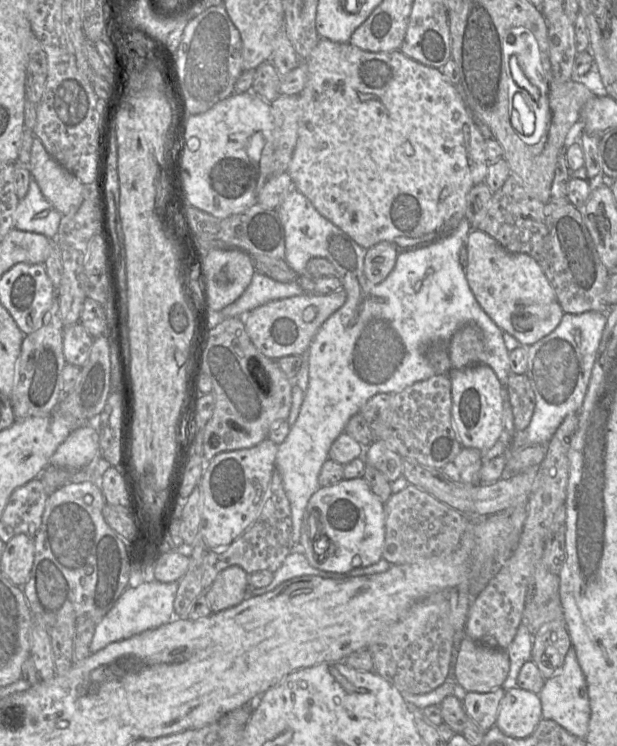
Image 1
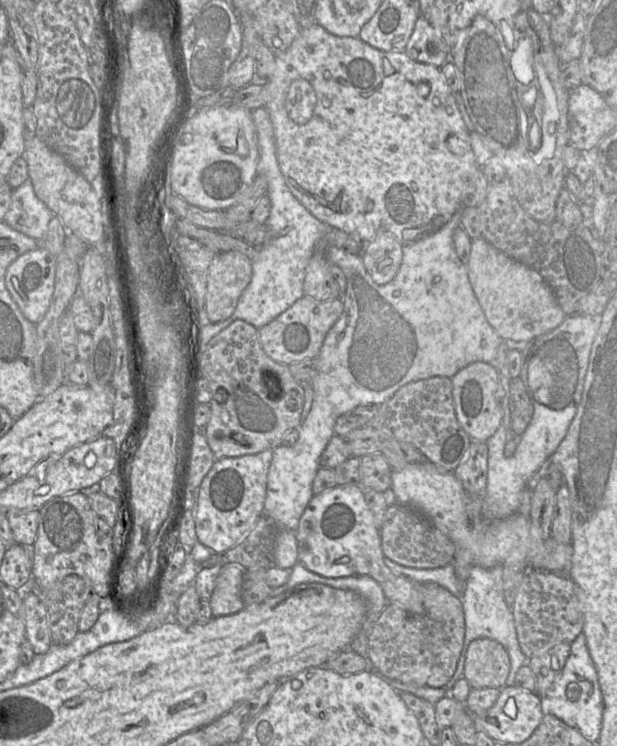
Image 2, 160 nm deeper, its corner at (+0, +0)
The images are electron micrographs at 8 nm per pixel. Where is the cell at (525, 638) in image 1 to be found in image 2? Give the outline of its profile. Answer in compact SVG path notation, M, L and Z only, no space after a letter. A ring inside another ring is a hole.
M503 565L492 568L483 568L480 566L472 566L470 568L469 576L460 595L465 623L464 643L457 663L456 675L450 683L447 683L446 686L443 687L446 688L447 695L449 695L455 683L463 677L467 648L470 642L475 639L489 638L495 640L507 650L510 659L510 670L506 679L507 686L513 686L518 669L527 663L528 658L521 650L518 642L511 607L506 604L504 599L502 572Z

